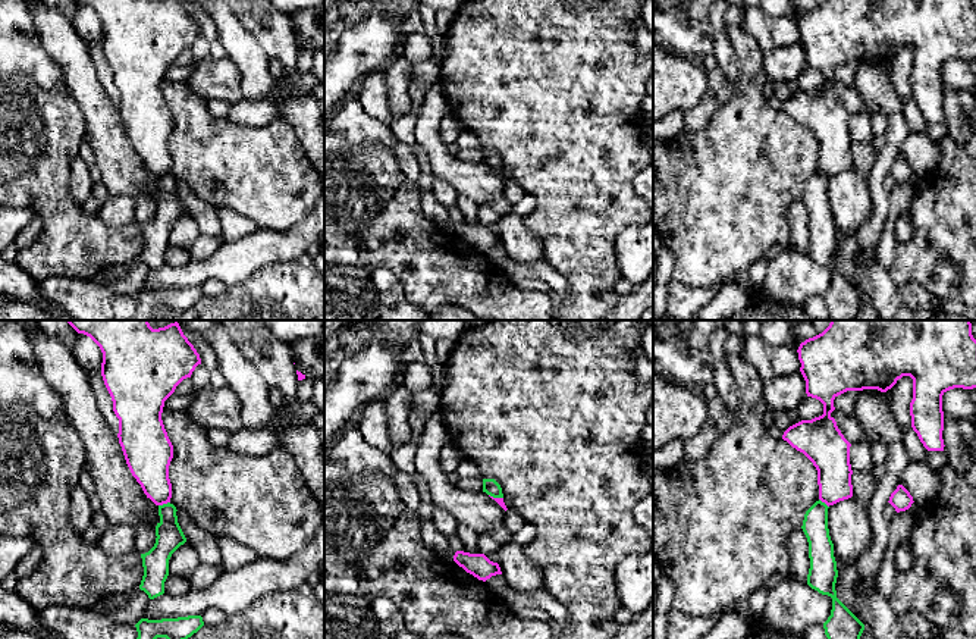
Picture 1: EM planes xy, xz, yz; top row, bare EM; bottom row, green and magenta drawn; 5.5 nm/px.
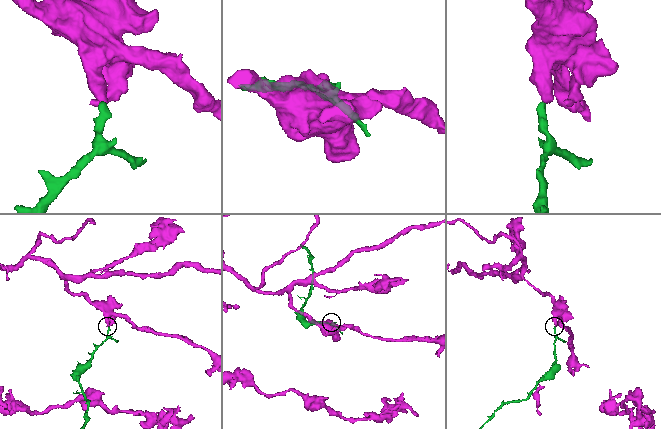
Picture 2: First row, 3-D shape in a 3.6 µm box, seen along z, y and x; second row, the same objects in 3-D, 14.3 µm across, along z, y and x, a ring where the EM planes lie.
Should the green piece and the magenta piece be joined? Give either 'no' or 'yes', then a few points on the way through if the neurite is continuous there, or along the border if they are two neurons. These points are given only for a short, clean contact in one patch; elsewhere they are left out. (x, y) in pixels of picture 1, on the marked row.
no; border xy (169, 501), (159, 506)

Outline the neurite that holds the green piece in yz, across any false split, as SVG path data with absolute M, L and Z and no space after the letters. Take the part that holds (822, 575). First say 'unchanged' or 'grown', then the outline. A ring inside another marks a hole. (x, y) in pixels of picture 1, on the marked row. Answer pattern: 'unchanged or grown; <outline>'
unchanged; M816 501L804 514L803 532L809 542L807 585L832 598L832 610L823 623L828 639L860 639L864 624L837 598L838 577L834 544L828 529L828 505Z

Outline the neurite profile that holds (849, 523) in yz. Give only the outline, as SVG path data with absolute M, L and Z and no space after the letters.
M853 497L829 505L828 529L838 571L842 564L859 563L872 544L869 511Z

